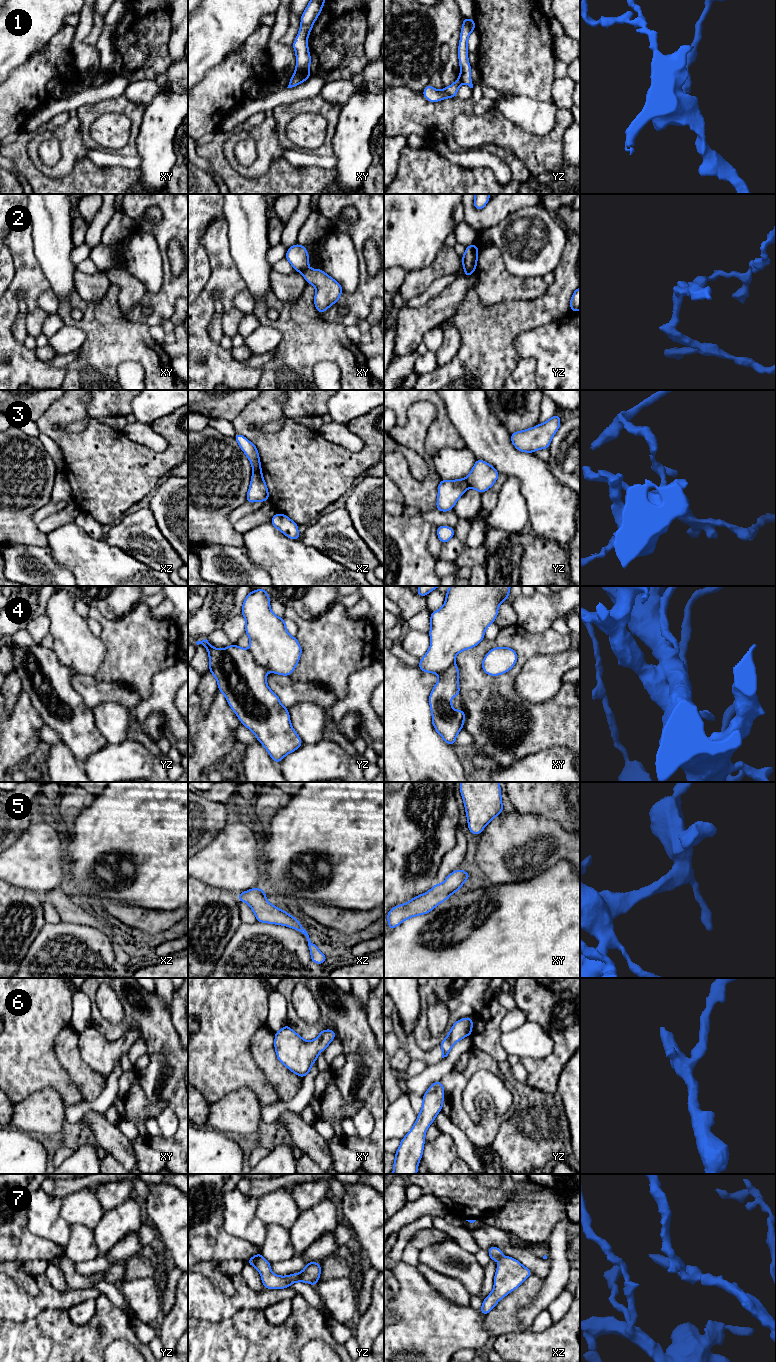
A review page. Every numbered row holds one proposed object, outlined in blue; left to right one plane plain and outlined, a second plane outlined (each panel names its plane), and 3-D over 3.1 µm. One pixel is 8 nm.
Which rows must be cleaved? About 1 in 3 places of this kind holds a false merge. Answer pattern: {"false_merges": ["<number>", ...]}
{"false_merges": ["1", "2", "3"]}

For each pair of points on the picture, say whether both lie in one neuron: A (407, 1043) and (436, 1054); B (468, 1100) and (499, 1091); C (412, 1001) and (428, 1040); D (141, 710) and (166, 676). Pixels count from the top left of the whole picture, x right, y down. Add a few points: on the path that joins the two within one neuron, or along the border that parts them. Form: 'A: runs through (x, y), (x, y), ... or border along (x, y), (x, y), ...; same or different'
A: runs through (414, 1050), (418, 1054), (429, 1054); same
B: runs through (473, 1092), (478, 1087), (491, 1087); same
C: border along (418, 991), (419, 1015), (414, 1033); different
D: runs through (150, 703), (163, 690), (164, 685); same

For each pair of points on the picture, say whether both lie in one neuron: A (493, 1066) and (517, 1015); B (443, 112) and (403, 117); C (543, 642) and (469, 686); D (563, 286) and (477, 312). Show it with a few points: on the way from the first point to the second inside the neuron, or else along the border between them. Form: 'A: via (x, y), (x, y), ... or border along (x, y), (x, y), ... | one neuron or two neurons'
A: border along (503, 1017), (500, 1029) | two neurons
B: via (433, 117), (413, 117) | one neuron
C: via (524, 657), (515, 670), (499, 686), (488, 686) | one neuron
D: via (542, 307), (536, 313), (531, 314), (498, 314) | one neuron

